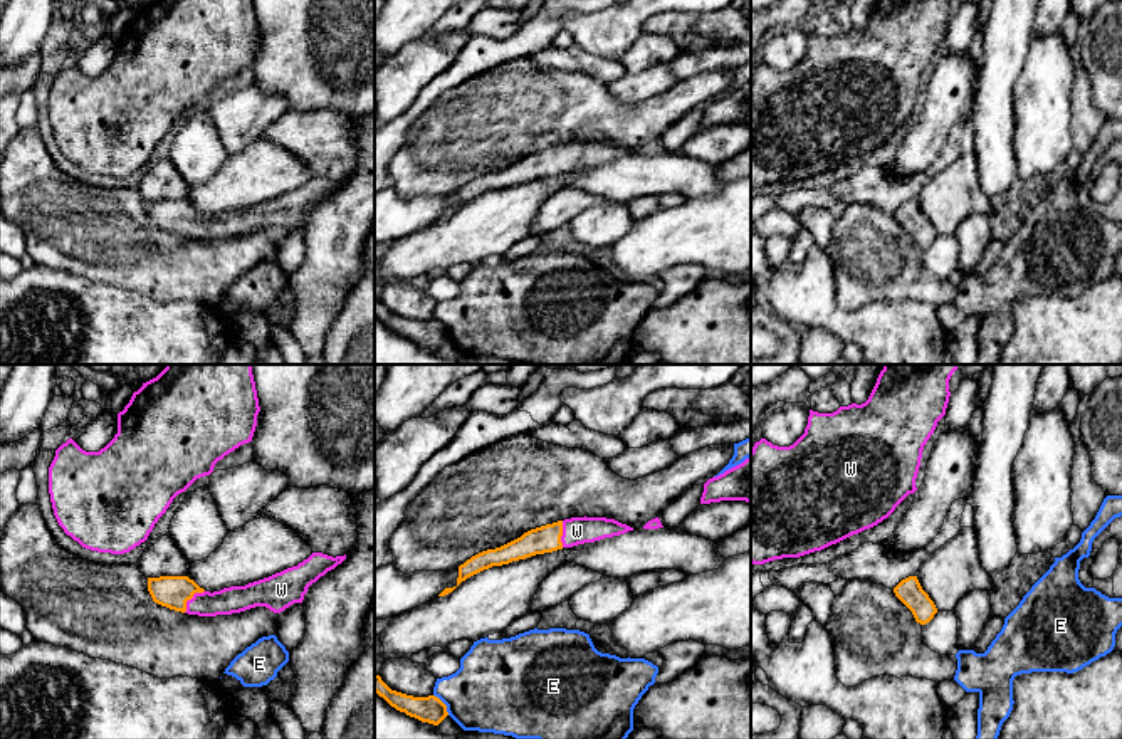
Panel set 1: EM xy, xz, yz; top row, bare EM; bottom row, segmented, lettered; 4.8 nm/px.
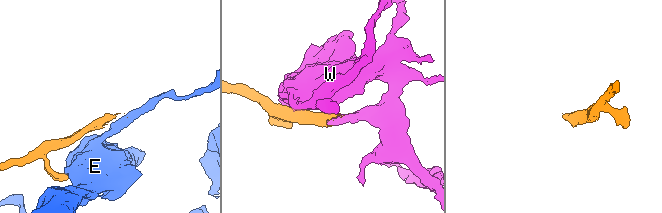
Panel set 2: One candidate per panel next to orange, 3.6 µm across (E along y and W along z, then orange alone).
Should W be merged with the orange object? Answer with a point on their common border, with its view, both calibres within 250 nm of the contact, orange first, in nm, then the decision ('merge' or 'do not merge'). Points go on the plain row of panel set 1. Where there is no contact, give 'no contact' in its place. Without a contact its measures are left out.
xy (190, 222) | 160/130 nm | merge

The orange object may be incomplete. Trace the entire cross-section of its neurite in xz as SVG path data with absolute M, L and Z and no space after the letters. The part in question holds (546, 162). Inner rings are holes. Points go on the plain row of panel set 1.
M571 141L524 156L521 161L482 175L459 190L457 210L467 202L492 190L509 188L536 178L553 176L585 166L595 166L633 155L633 151L606 141Z

